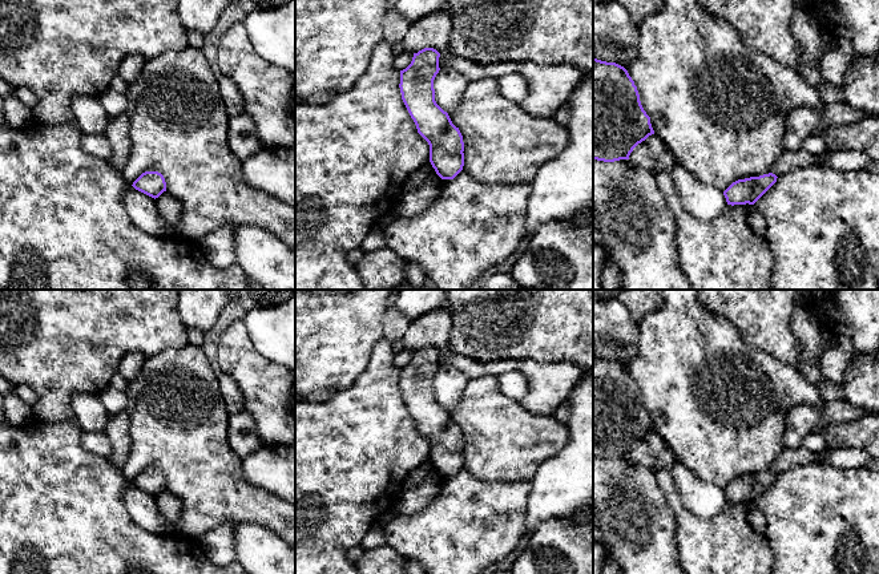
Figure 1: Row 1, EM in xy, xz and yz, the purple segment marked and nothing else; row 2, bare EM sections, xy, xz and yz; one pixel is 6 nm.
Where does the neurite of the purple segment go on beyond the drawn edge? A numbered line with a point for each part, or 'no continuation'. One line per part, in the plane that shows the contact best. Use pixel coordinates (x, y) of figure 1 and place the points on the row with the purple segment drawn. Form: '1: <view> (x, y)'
1: yz (789, 161)

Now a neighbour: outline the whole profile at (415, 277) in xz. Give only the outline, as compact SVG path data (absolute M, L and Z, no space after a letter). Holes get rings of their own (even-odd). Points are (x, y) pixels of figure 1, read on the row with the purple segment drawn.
M406 260L403 262L404 262L404 271L407 274L407 282L416 290L424 288L427 276L424 275L420 266L412 262L406 262Z

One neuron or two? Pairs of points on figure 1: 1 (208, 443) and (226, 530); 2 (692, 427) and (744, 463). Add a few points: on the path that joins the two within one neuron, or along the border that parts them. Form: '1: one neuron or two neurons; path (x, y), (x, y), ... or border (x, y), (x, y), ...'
1: two neurons; border (234, 522), (217, 525), (198, 540)
2: one neuron; path (705, 429), (710, 429), (730, 449)

